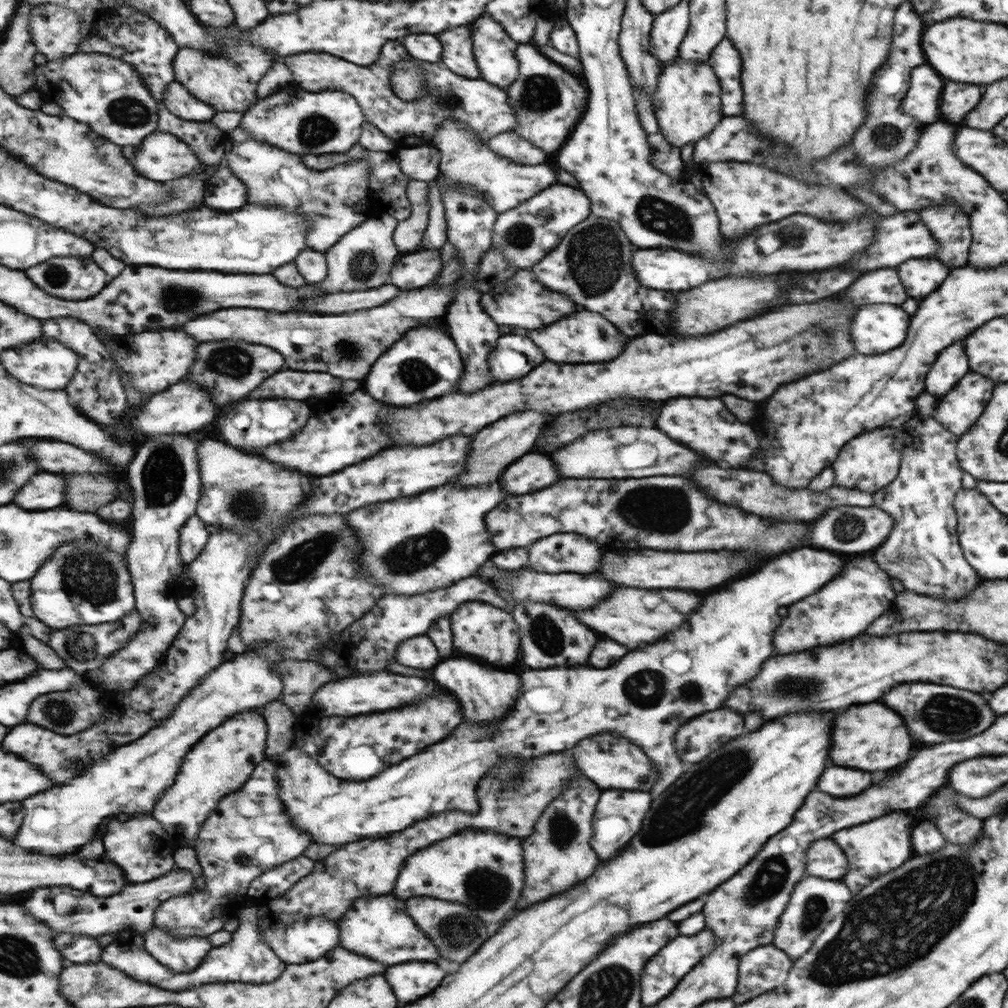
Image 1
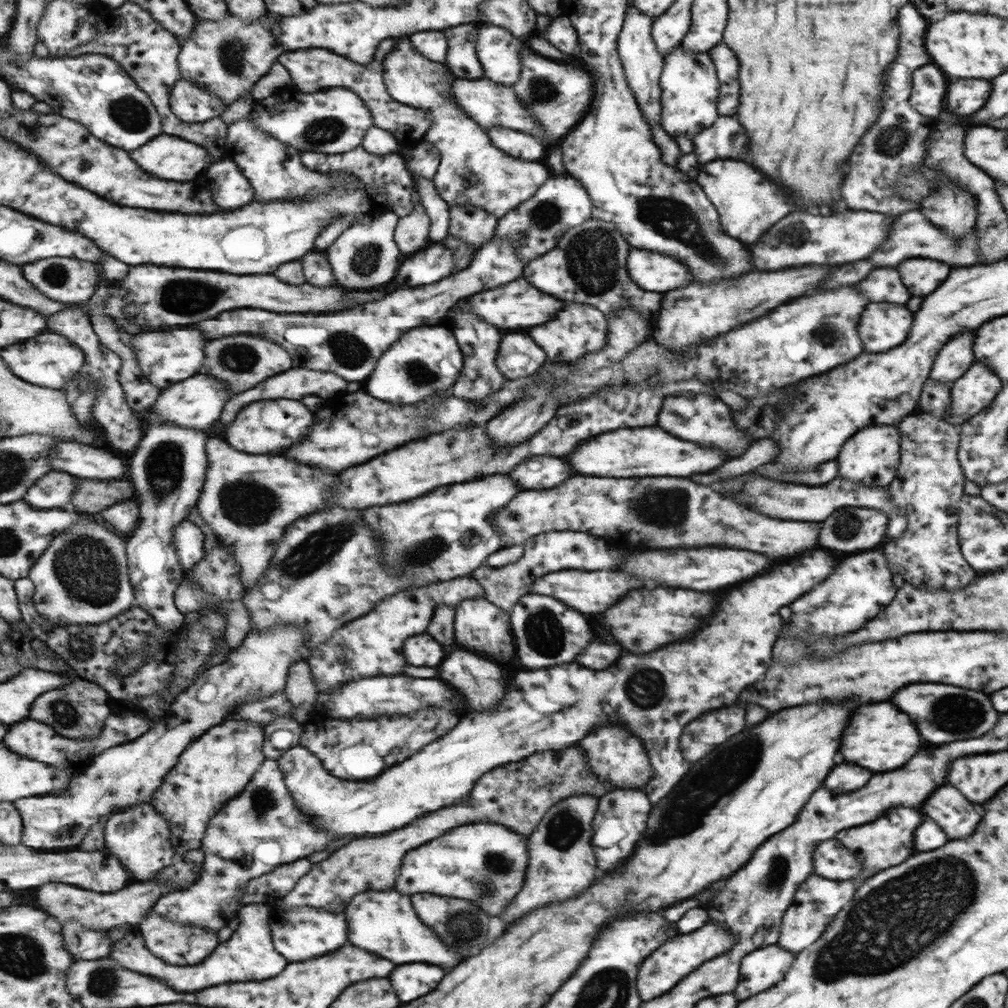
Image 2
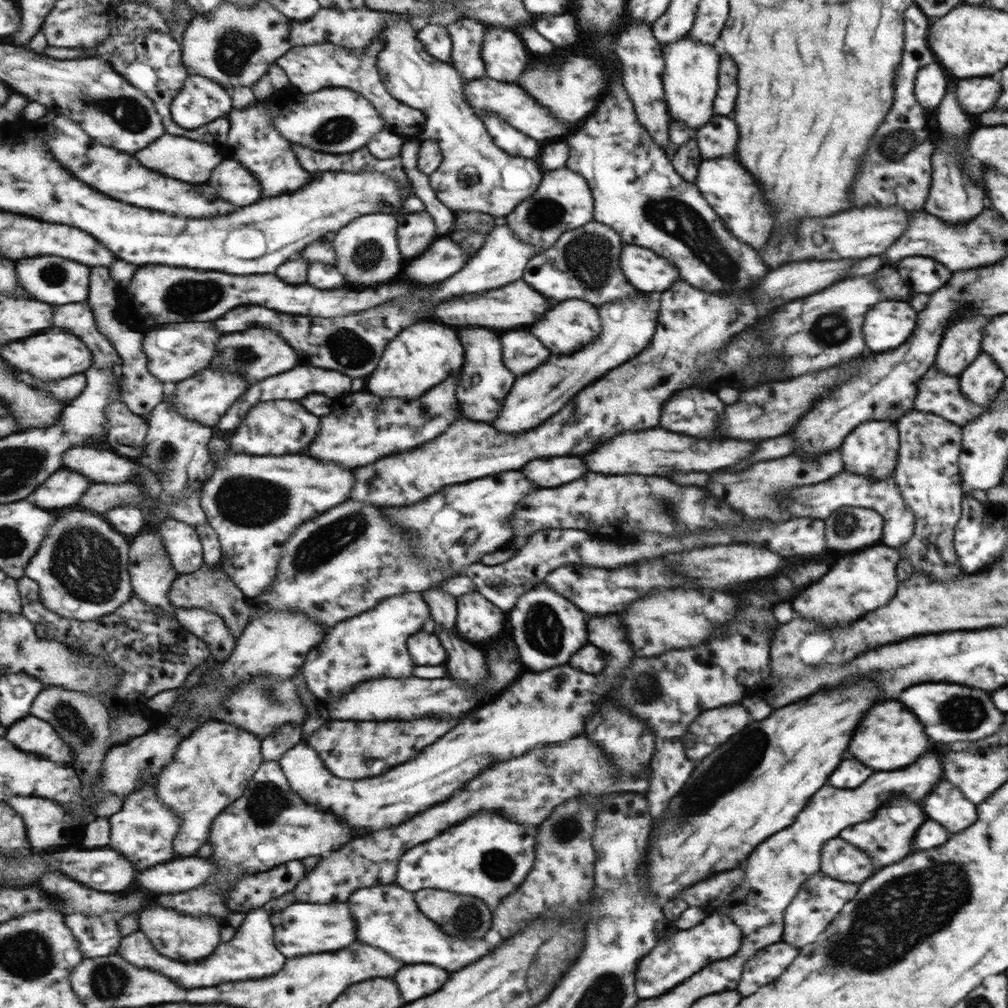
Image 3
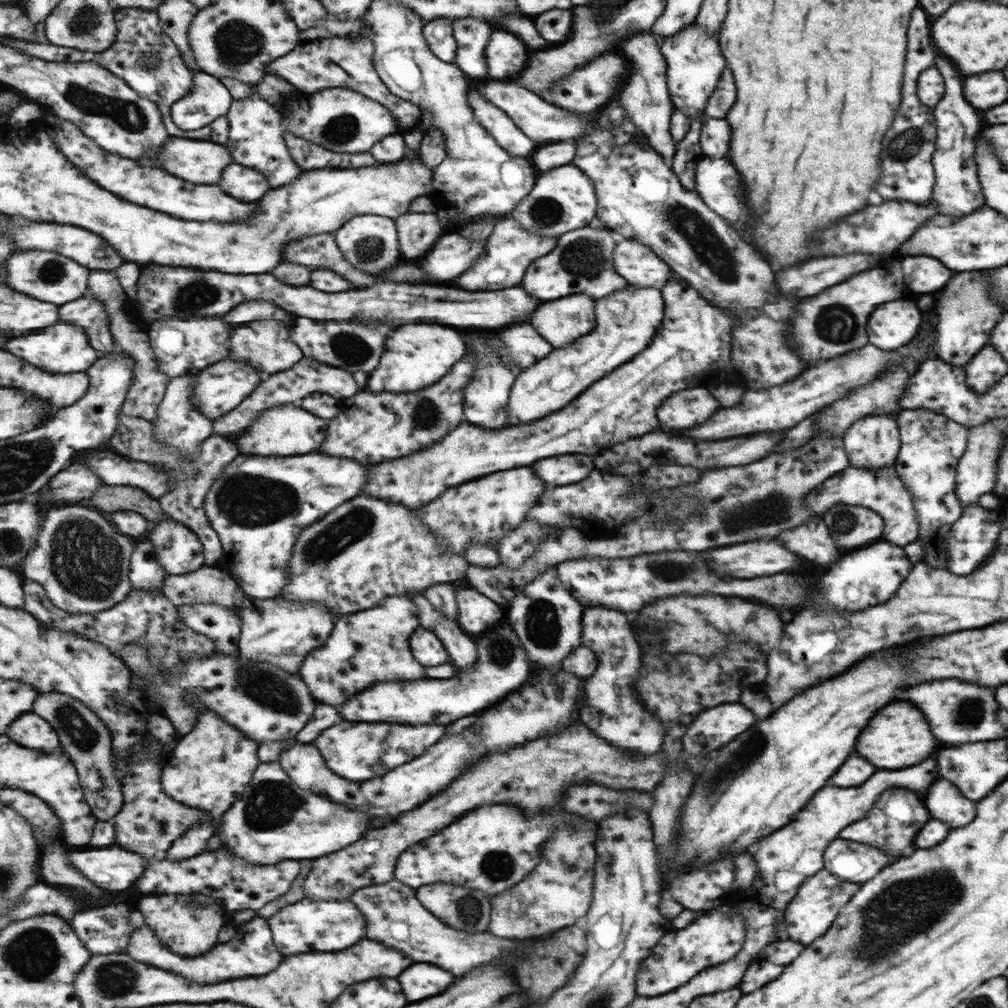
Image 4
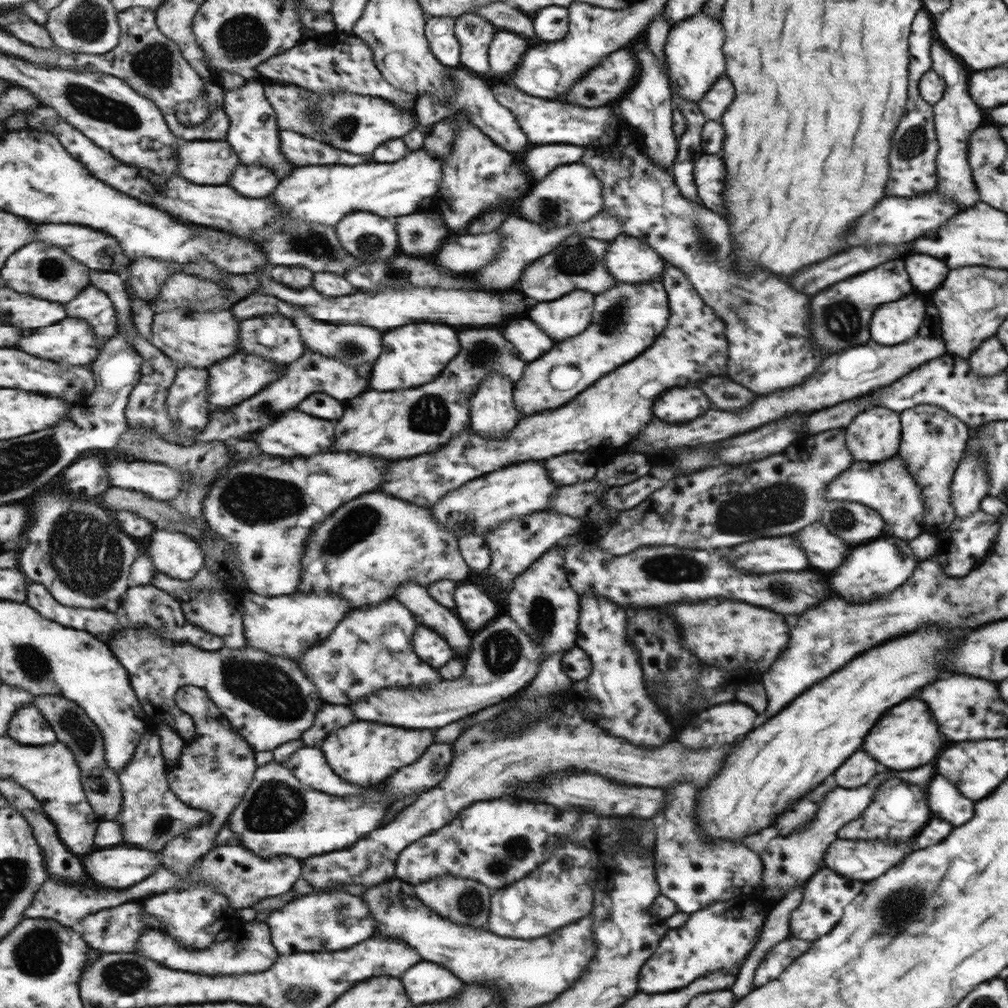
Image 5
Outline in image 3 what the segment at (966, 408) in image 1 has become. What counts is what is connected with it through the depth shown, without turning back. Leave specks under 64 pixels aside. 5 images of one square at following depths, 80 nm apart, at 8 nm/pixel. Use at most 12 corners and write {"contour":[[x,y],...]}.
{"contour":[[981,352],[957,377],[964,398],[988,406],[1006,376]]}

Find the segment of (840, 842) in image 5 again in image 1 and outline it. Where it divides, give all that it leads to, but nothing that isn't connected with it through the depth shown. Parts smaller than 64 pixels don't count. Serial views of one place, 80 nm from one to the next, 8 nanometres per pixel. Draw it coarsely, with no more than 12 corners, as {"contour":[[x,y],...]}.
{"contour":[[831,838],[808,846],[805,874],[839,880],[847,854]]}

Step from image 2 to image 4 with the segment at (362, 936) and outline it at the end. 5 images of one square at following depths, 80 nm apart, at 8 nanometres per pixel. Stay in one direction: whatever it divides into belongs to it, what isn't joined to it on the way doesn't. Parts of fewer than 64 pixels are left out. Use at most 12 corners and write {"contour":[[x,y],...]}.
{"contour":[[393,880],[351,900],[369,938],[461,976],[513,940],[453,930]]}

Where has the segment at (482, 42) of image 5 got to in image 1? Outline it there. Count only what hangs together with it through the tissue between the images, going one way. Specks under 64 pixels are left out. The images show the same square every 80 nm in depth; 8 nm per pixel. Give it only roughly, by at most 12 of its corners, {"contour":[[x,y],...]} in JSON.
{"contour":[[468,25],[435,34],[439,63],[457,76],[479,78]]}

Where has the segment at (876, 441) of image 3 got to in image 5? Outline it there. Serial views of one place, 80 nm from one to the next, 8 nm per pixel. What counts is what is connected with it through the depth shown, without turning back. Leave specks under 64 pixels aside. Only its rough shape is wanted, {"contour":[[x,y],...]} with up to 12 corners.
{"contour":[[865,408],[843,428],[854,461],[882,462],[900,447],[899,414]]}

